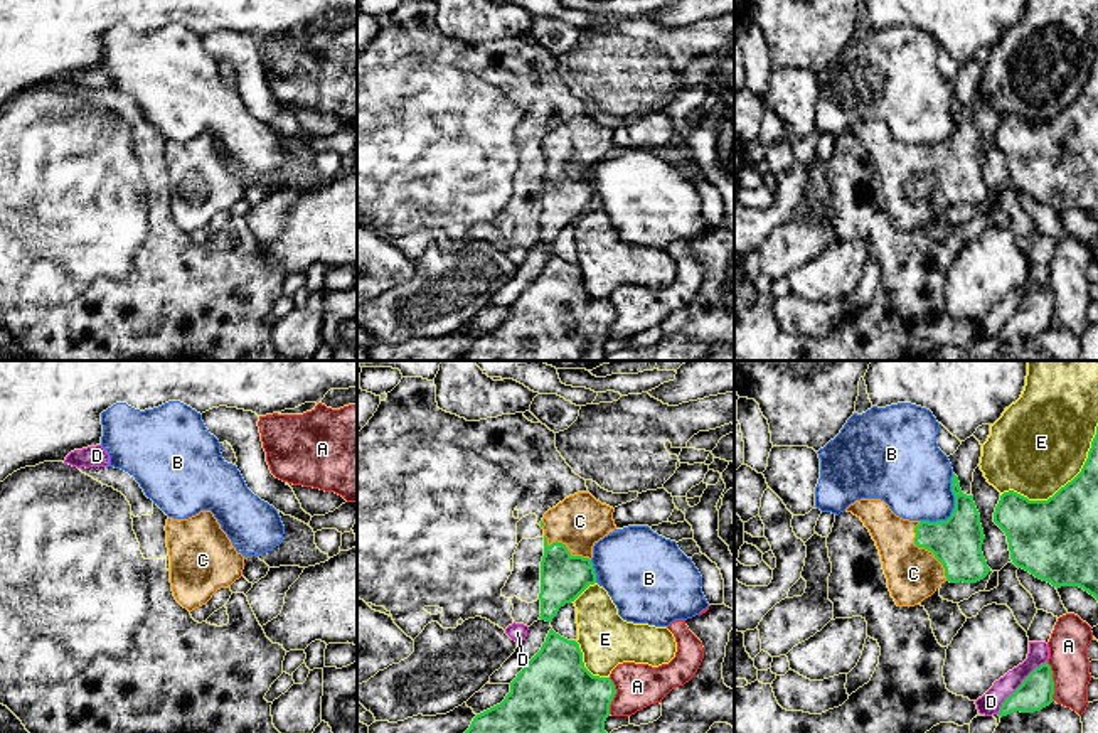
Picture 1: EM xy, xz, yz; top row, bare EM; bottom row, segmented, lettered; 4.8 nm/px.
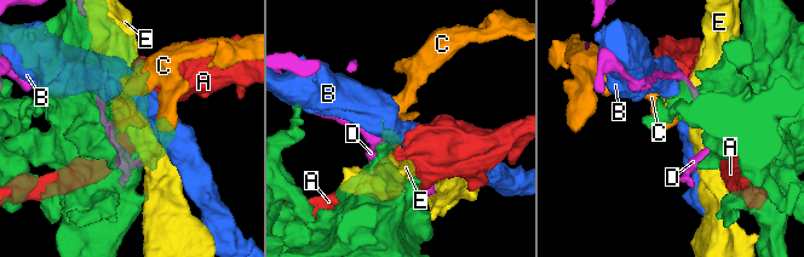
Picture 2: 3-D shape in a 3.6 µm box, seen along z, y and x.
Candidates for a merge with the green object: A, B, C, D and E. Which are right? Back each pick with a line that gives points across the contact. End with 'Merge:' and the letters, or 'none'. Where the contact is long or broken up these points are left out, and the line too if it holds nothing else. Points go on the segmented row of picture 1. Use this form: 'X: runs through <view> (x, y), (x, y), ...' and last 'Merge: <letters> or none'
C: runs through yz (957, 543), (952, 548), (927, 548), (916, 558), (913, 573)
Merge: C

